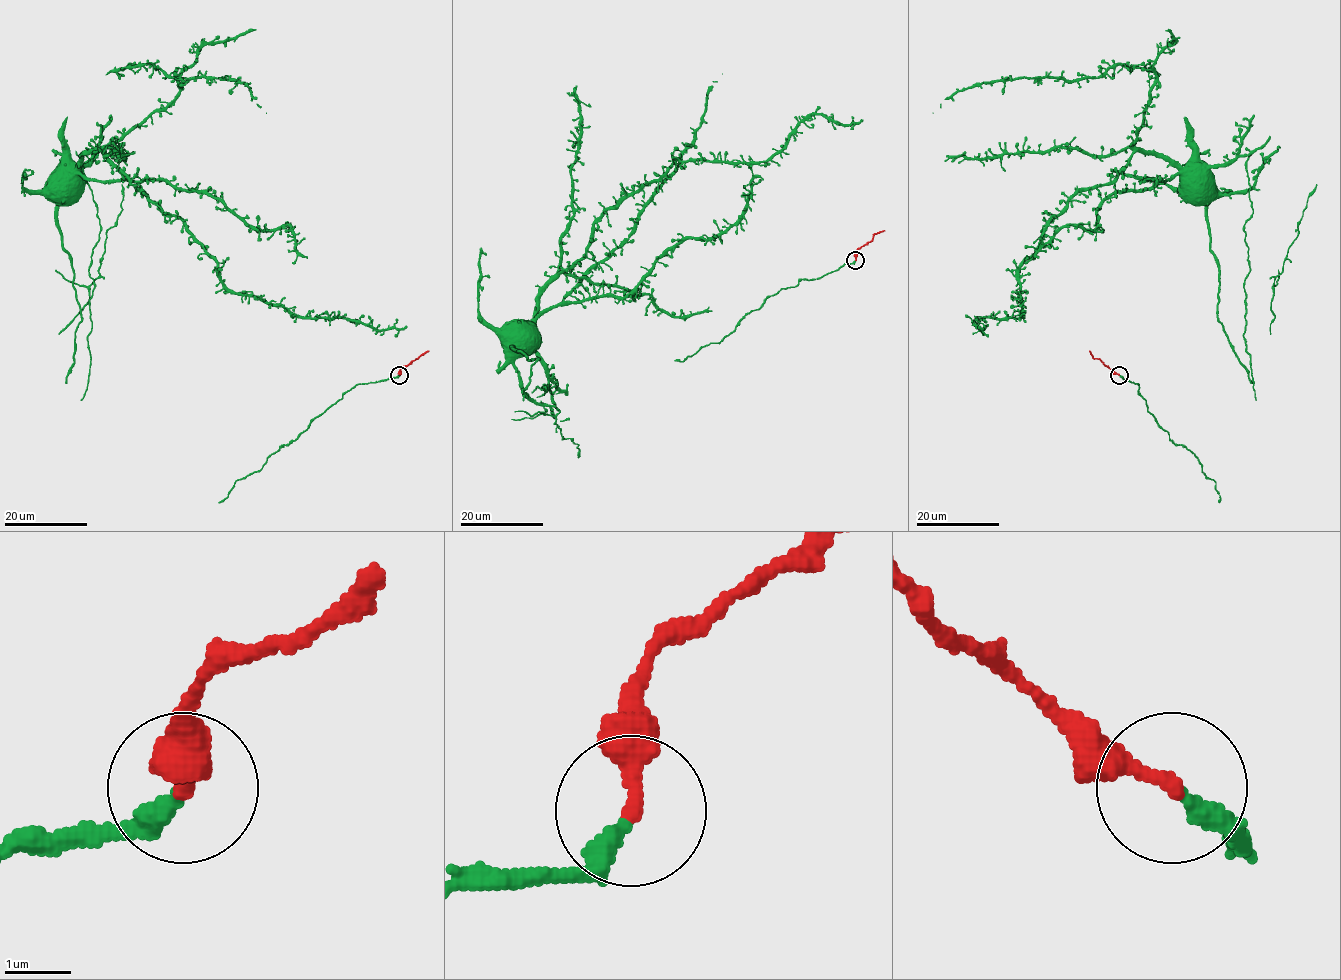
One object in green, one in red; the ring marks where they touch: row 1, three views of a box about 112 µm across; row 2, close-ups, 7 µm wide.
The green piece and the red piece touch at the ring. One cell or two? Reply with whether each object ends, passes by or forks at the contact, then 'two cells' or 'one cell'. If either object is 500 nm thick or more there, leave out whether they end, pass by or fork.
green ends; red ends; one cell

